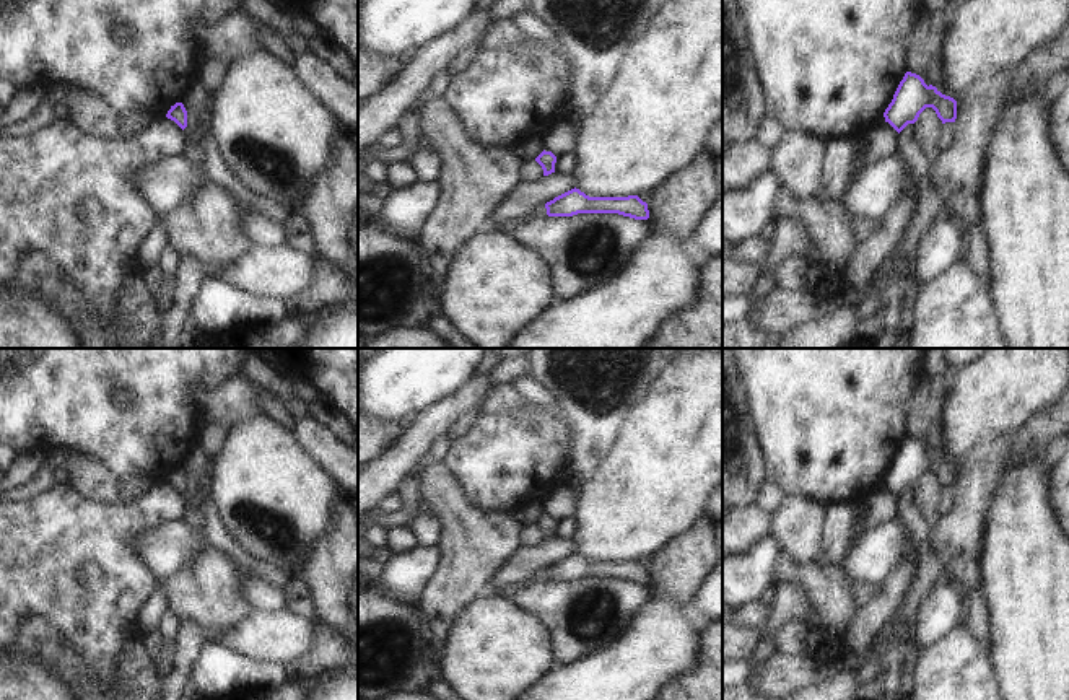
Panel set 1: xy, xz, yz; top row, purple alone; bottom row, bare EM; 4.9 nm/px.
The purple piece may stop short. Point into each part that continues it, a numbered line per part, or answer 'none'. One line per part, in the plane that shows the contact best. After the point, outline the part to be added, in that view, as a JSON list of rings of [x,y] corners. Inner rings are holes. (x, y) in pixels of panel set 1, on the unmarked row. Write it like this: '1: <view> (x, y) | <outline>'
none

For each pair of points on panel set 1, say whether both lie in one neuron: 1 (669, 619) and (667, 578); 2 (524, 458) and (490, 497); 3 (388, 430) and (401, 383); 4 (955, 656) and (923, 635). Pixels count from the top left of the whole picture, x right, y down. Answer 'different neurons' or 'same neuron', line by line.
1: different neurons
2: same neuron
3: different neurons
4: different neurons

